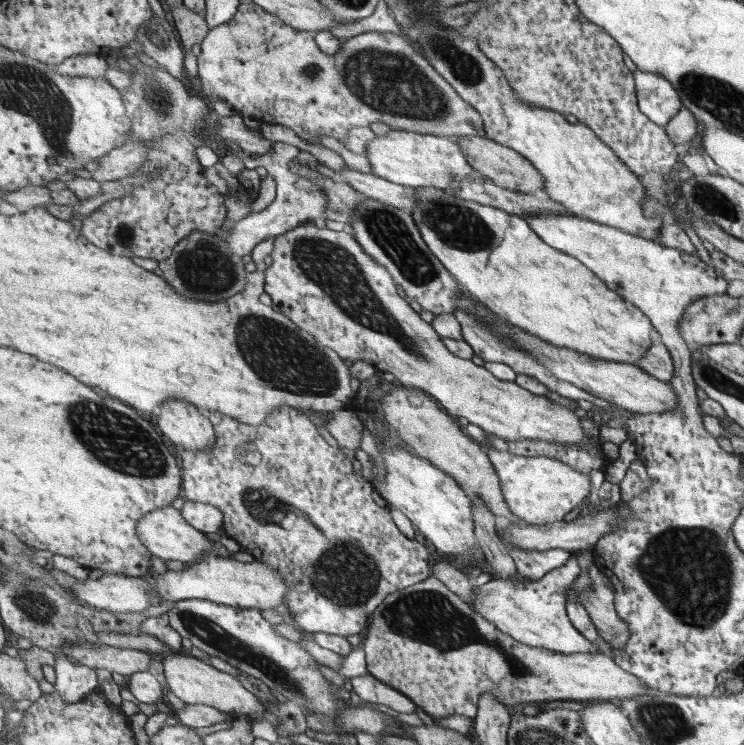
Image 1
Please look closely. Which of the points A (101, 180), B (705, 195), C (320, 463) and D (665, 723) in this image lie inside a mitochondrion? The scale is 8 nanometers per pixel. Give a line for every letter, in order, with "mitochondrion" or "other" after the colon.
A: other
B: mitochondrion
C: other
D: mitochondrion

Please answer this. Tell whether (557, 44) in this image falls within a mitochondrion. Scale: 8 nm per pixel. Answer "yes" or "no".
no

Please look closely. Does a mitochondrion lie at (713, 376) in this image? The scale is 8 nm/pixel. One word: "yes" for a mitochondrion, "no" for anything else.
yes

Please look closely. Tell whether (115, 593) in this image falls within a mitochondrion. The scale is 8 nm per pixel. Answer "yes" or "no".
no

